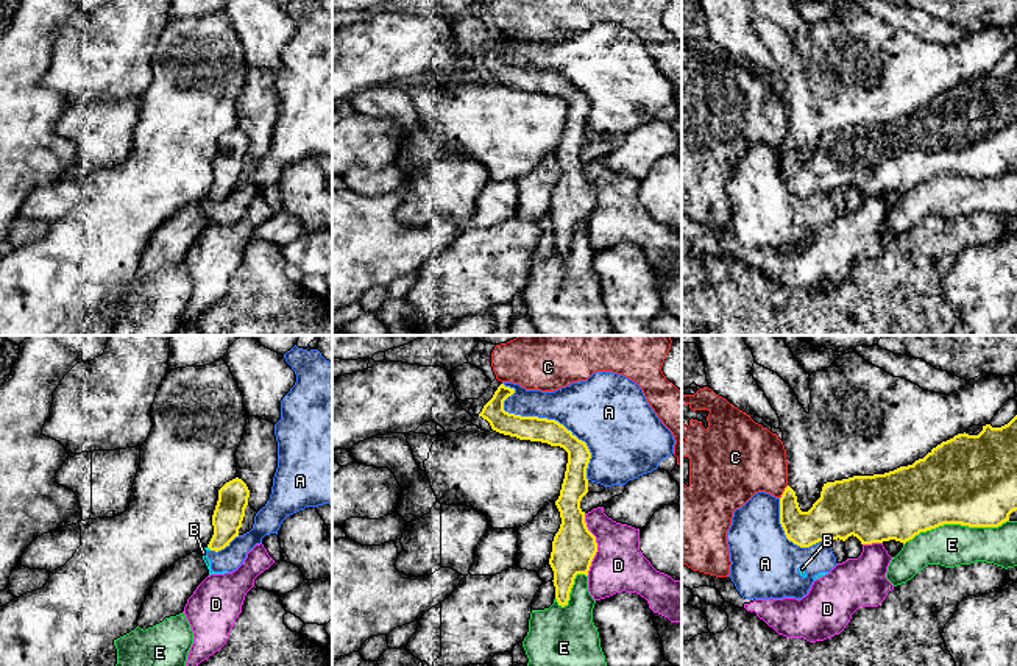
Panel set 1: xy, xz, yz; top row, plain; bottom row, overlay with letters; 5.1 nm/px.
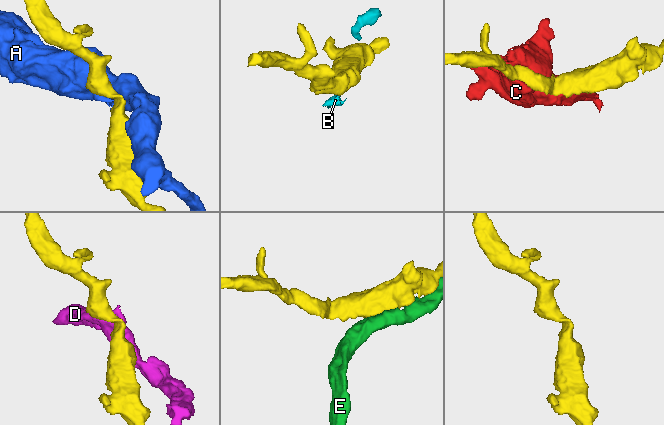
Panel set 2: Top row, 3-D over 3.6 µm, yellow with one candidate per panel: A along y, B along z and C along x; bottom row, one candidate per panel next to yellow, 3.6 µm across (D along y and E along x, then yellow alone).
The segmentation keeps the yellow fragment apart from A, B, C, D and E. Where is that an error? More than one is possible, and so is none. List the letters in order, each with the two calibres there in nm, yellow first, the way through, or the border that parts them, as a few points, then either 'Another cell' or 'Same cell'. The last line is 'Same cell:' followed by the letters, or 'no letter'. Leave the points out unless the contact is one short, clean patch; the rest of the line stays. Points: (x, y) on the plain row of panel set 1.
A: Thickness 130 nm (yellow) against 320 nm. Another cell
B: Thickness 160 nm (yellow) against 30 nm. Boundary: xy (208, 197), (211, 200). Another cell
C: Thickness 190 nm (yellow) against 360 nm. Another cell
D: Thickness 220 nm (yellow) against 260 nm. Another cell
E: Thickness 460 nm (yellow) against 220 nm. Another cell
Same cell: no letter

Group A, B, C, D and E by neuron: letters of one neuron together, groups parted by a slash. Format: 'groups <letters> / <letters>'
groups A B / C / D / E

